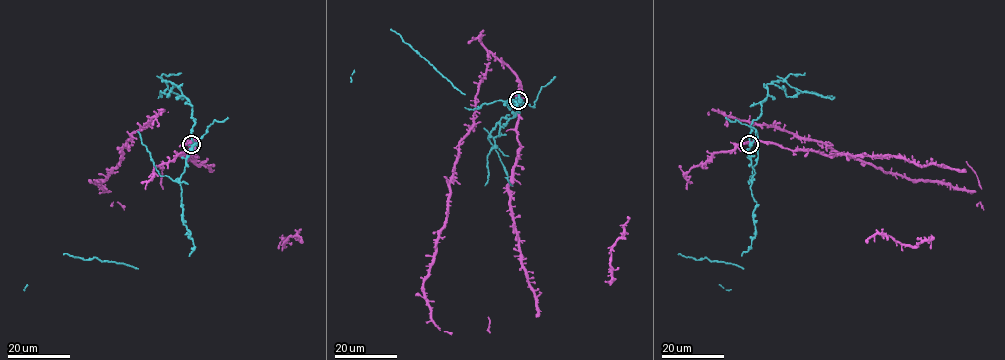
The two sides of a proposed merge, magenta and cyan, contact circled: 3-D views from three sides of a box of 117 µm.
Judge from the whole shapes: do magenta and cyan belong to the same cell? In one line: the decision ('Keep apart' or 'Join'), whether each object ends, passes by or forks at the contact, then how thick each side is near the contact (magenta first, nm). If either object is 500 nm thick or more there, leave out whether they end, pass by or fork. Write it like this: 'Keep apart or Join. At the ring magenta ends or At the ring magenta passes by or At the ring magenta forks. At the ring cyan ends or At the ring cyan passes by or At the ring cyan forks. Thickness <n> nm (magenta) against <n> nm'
Keep apart. At the ring magenta forks. At the ring cyan forks. Thickness 280 nm (magenta) against 340 nm

